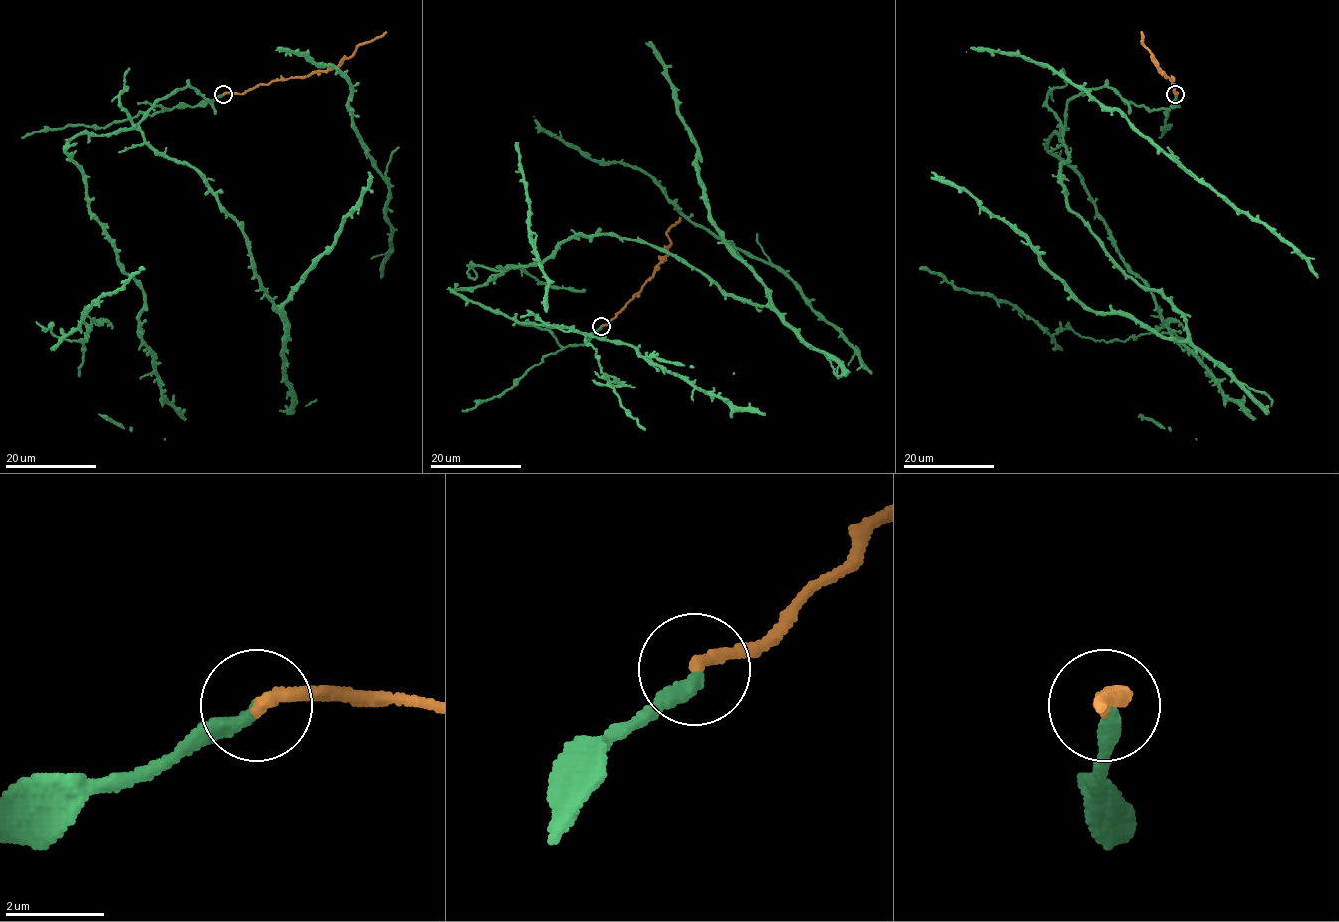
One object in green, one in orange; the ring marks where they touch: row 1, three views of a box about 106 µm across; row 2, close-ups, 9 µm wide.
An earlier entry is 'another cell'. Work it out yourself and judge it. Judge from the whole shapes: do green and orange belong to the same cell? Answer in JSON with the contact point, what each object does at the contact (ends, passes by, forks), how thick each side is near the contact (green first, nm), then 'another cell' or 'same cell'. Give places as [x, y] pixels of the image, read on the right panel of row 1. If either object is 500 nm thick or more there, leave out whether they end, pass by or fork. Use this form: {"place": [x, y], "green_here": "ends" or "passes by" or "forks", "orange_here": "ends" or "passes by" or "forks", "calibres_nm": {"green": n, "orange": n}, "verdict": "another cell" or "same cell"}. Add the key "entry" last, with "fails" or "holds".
{"place": [1175, 94], "green_here": "ends", "orange_here": "ends", "calibres_nm": {"green": 300, "orange": 280}, "verdict": "same cell", "entry": "fails"}

